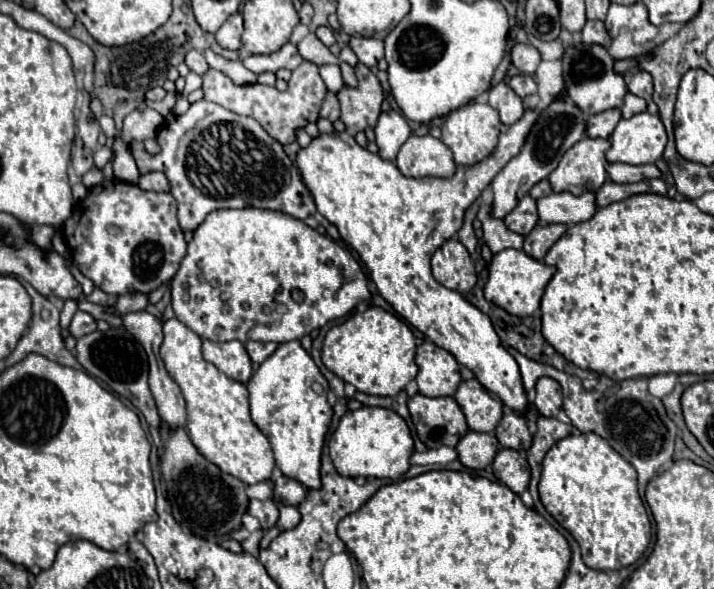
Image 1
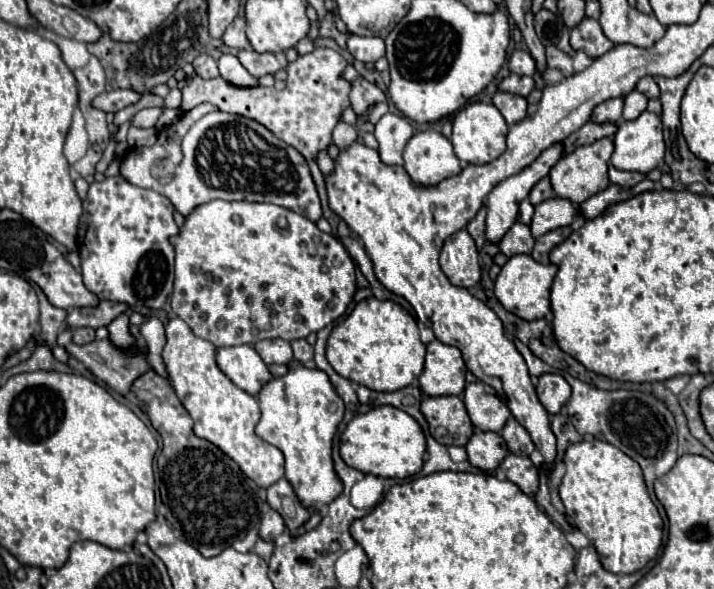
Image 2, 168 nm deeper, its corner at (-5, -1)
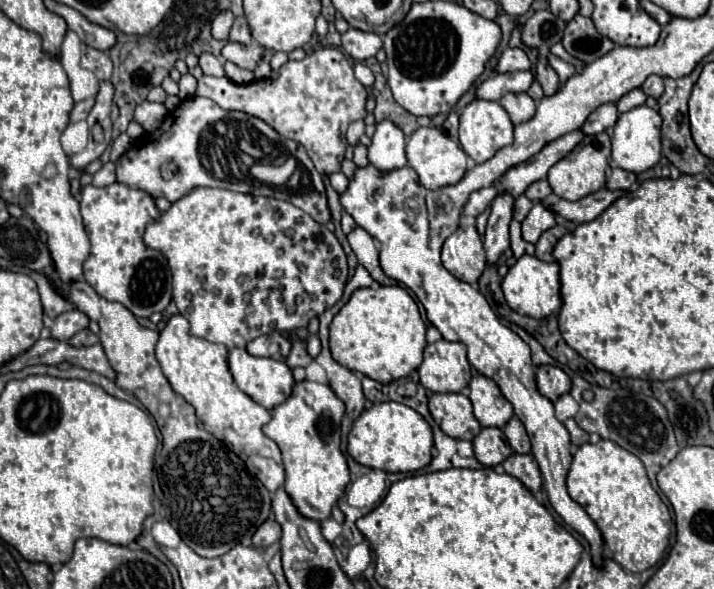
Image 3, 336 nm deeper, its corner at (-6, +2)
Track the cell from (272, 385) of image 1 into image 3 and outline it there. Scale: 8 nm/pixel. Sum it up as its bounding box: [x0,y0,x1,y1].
[263,381,349,521]

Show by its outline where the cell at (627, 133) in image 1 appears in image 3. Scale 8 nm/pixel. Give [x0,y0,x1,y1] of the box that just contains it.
[611,105,661,173]

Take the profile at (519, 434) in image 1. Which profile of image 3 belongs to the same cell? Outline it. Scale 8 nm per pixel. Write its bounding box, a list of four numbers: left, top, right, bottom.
[503,417,531,453]

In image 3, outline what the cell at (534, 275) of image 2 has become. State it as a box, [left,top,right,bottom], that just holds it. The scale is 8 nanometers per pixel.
[501,255,561,319]

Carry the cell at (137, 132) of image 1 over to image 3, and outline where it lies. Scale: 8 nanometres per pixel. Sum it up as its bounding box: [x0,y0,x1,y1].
[135,101,167,133]

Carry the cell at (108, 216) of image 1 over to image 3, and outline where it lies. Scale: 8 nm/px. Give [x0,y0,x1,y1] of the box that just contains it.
[81,183,171,317]

